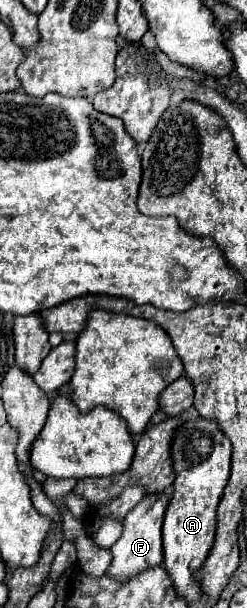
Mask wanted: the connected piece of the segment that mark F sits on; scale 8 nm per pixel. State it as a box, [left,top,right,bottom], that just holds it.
[106,494,168,582]

